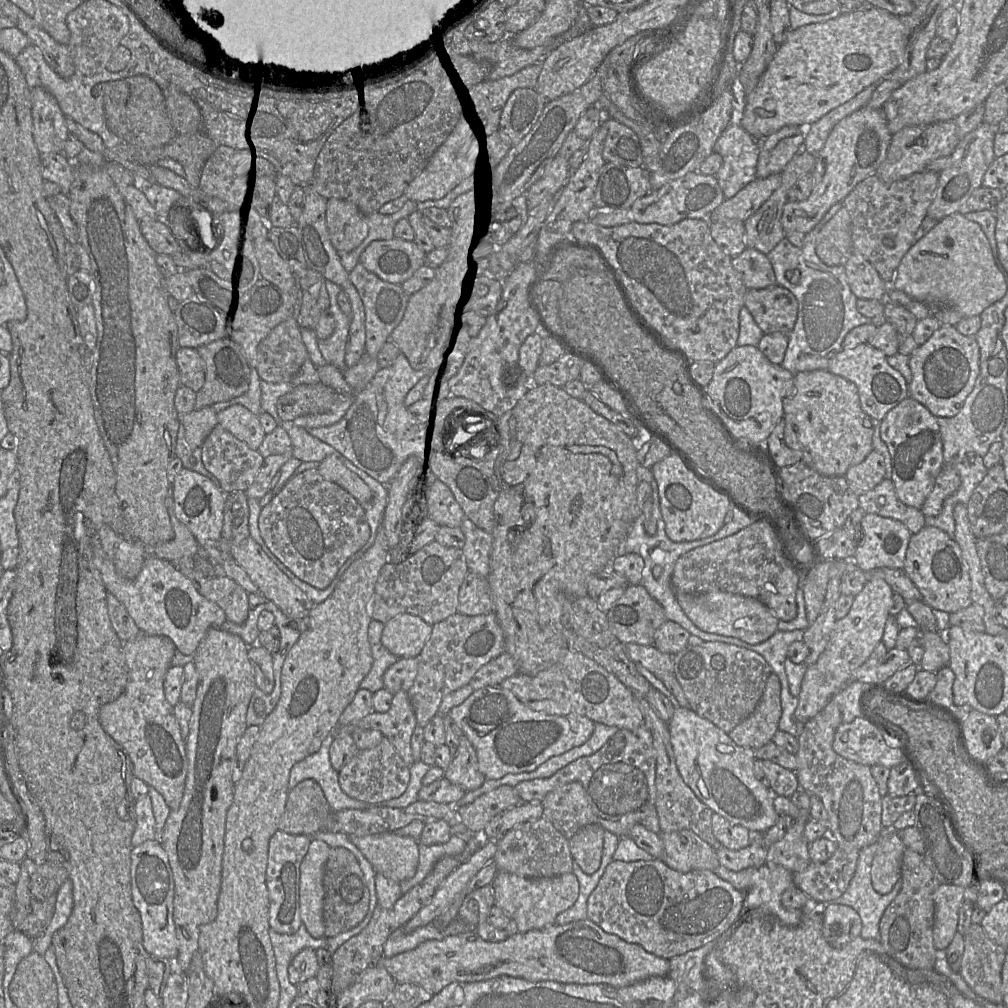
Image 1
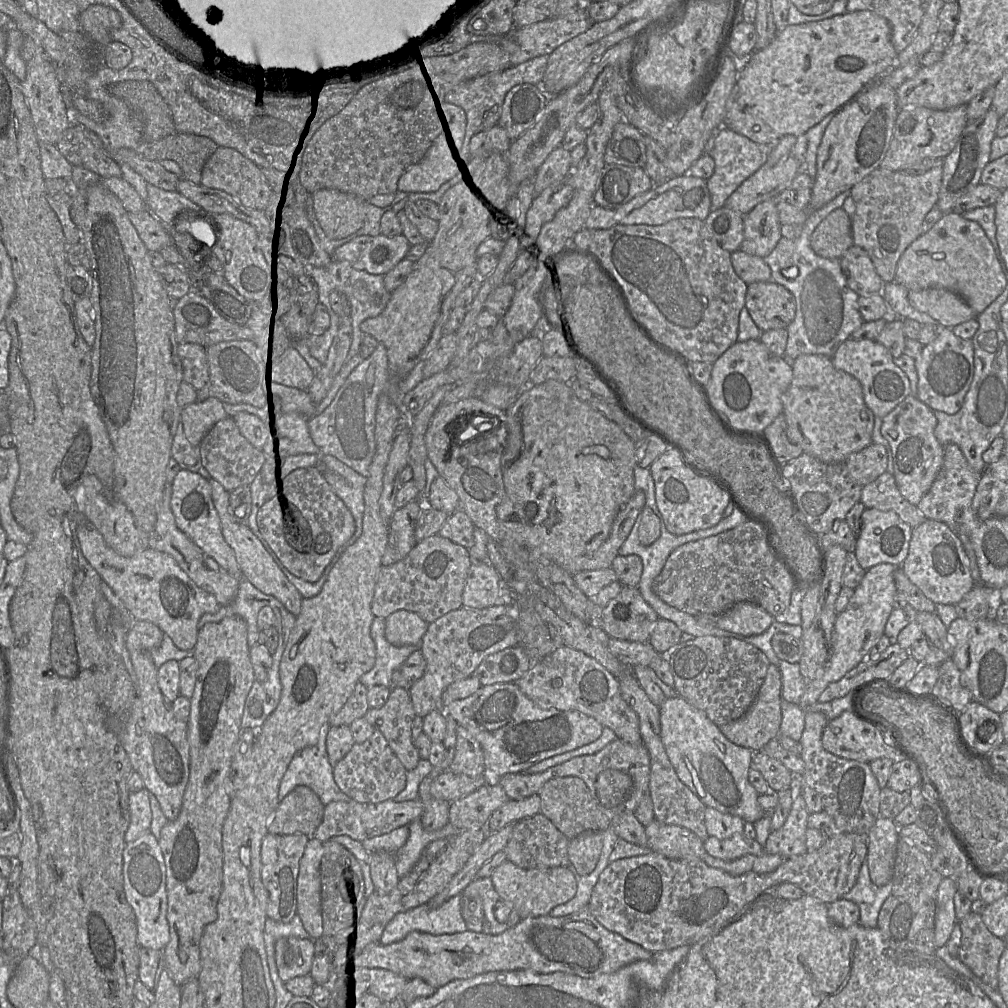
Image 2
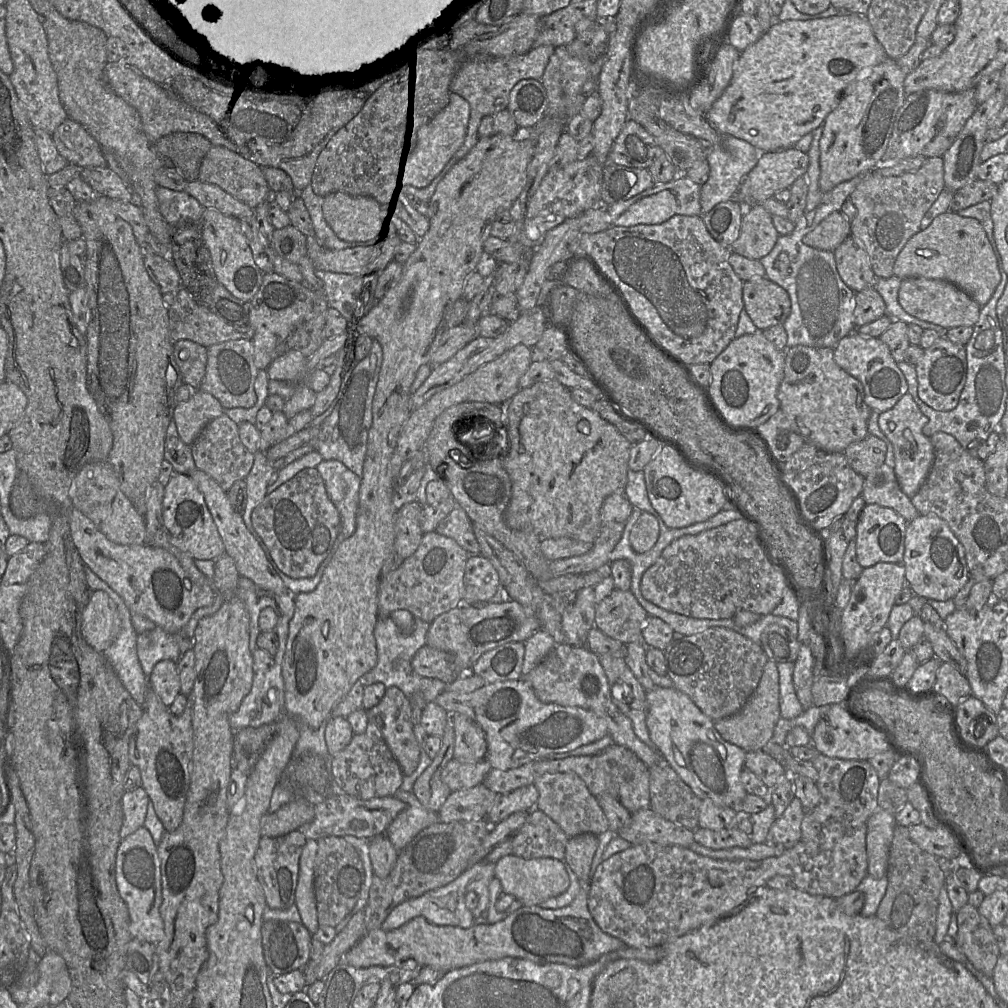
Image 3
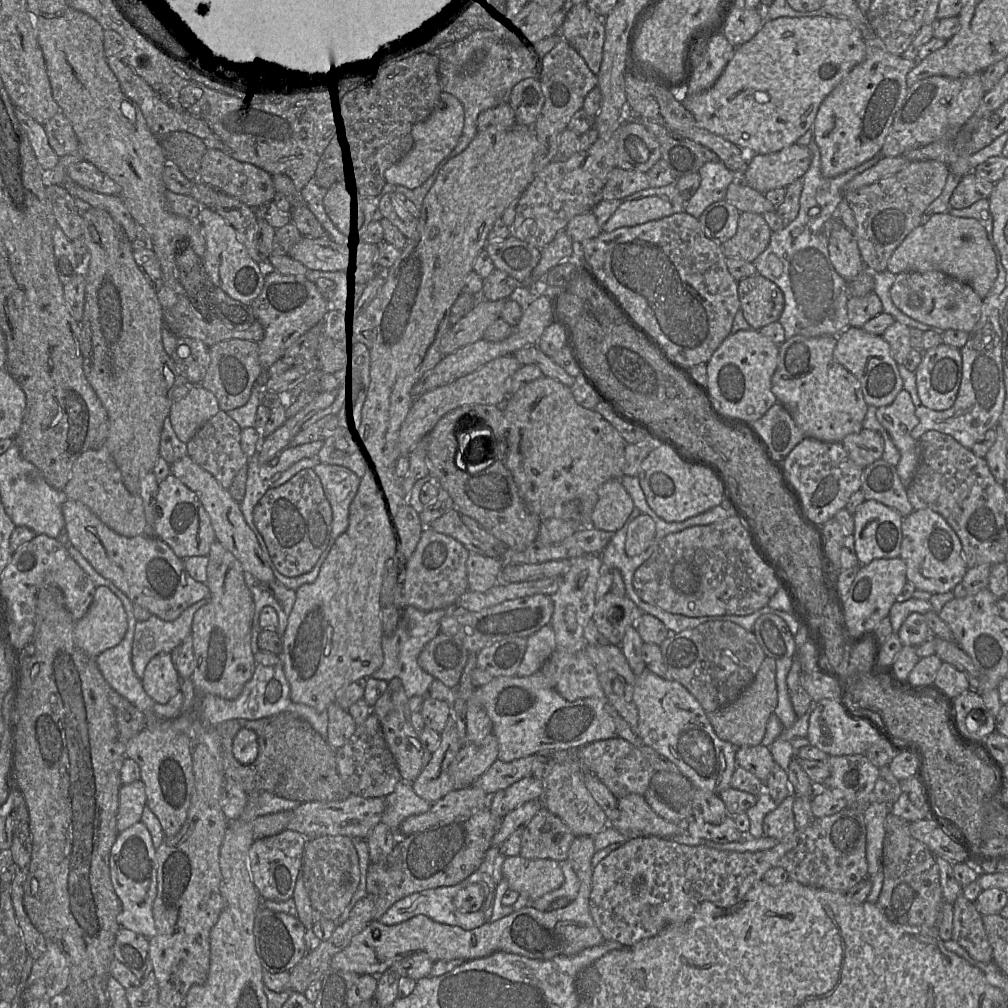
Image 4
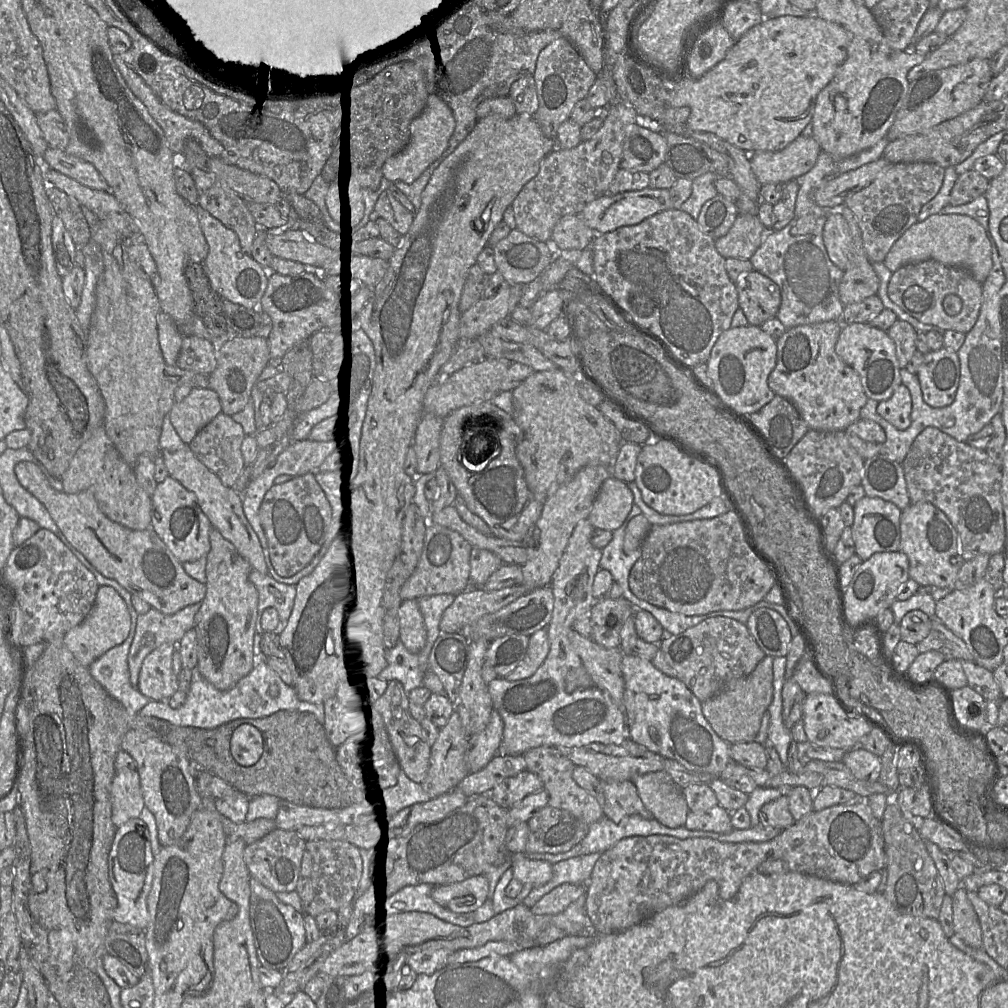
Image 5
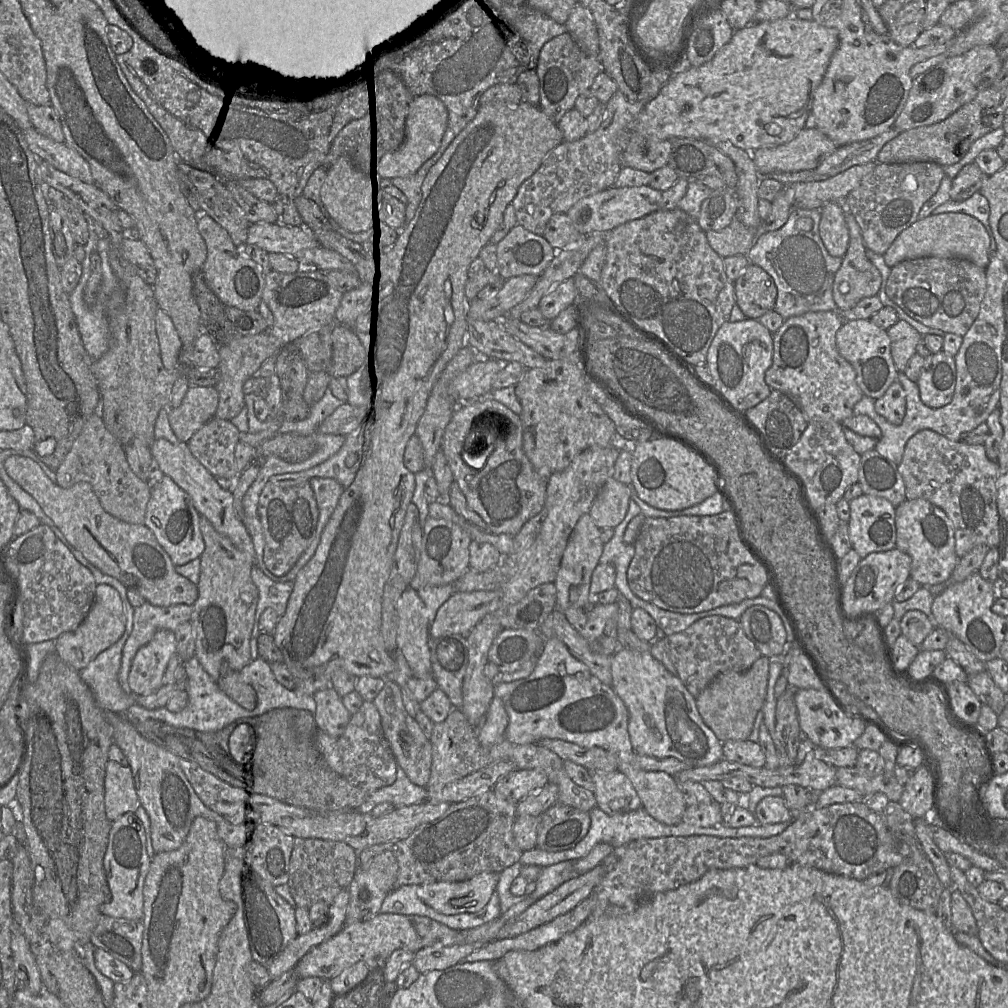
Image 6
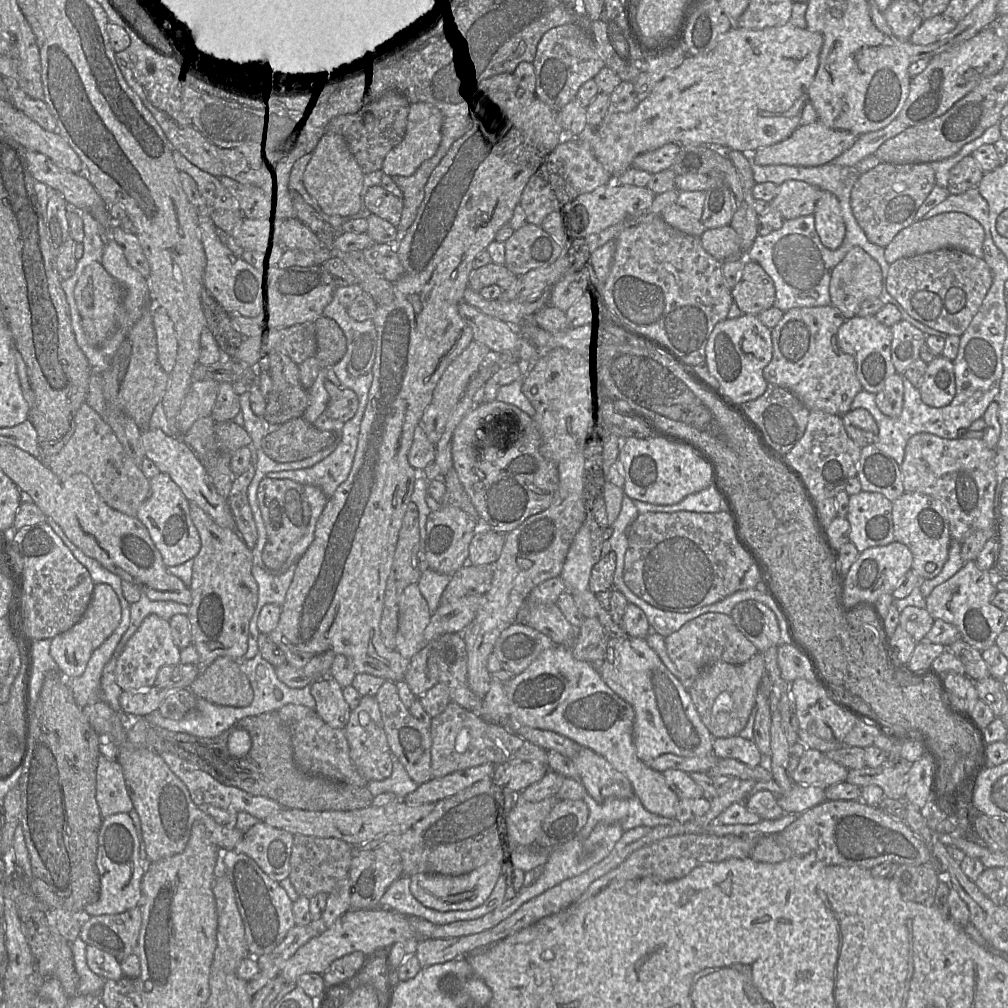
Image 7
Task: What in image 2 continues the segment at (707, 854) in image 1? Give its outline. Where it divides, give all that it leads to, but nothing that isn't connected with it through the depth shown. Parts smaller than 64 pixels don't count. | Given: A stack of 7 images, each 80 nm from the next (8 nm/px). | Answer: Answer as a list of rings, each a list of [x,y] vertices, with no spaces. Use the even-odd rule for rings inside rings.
[[[656,819],[645,827],[646,848],[669,859],[701,859],[708,854],[704,842],[687,828],[660,823]]]

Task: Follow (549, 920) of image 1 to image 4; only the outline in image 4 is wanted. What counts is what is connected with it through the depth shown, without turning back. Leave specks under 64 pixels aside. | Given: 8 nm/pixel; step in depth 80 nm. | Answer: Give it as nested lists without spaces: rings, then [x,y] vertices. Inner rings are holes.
[[[520,855],[506,857],[502,873],[510,890],[527,895],[531,901],[558,889],[565,879],[558,861],[526,859]]]

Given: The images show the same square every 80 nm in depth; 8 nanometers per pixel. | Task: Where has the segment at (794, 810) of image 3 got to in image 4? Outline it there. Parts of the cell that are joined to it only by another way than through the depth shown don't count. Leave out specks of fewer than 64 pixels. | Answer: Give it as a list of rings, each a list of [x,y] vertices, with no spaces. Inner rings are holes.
[[[791,793],[775,810],[765,816],[763,820],[765,836],[772,837],[779,842],[786,839],[797,830],[793,813],[795,797],[796,796]]]

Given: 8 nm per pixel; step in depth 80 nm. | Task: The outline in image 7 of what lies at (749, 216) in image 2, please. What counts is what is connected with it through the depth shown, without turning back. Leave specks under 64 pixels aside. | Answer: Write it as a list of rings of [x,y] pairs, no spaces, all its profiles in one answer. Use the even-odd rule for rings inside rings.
[[[730,225],[706,229],[700,240],[703,248],[719,261],[741,257],[739,236]]]

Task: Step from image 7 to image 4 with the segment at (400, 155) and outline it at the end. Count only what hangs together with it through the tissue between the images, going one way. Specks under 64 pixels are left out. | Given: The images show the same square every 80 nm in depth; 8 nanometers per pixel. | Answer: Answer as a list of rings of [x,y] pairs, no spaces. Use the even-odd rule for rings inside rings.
[[[442,92],[440,106],[426,120],[412,129],[414,145],[411,151],[398,163],[385,171],[387,183],[415,189],[421,186],[435,171],[437,166],[455,149],[462,135],[465,113],[462,103],[453,95]]]

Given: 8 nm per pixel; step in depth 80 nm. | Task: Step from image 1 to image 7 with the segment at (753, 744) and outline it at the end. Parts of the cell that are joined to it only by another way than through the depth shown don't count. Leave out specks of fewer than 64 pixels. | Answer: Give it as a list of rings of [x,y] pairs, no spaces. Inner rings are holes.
[[[757,653],[740,665],[718,661],[701,671],[687,690],[702,722],[714,738],[728,738],[741,734],[755,707],[756,695],[764,674],[763,653]]]

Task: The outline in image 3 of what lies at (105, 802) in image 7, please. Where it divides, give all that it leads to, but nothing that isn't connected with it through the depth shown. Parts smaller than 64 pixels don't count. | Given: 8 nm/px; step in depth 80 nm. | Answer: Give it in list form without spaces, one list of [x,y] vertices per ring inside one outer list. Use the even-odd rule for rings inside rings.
[[[141,786],[124,792],[122,796],[123,823],[120,829],[121,839],[144,826],[149,800],[147,792]]]

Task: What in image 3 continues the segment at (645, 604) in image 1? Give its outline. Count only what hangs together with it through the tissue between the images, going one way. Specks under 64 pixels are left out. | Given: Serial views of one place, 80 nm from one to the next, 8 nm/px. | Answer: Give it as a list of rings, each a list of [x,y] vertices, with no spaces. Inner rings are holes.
[[[614,589],[596,606],[594,626],[612,639],[628,644],[641,641],[641,632],[649,618],[633,593]]]

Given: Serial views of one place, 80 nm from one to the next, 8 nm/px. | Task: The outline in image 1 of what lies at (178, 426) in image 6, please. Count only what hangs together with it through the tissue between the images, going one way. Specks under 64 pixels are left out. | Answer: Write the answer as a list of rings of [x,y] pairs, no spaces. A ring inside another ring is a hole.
[[[211,406],[193,410],[181,415],[181,424],[184,427],[185,438],[189,446],[192,449],[198,448],[218,424],[217,412]]]

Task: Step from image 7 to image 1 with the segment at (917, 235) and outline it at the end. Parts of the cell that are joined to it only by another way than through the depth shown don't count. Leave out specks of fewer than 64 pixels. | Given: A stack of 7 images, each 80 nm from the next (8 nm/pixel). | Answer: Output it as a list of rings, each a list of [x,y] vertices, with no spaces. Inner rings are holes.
[[[960,213],[938,223],[907,251],[891,282],[894,289],[929,307],[951,307],[963,318],[979,316],[1006,293],[988,238],[980,225]]]

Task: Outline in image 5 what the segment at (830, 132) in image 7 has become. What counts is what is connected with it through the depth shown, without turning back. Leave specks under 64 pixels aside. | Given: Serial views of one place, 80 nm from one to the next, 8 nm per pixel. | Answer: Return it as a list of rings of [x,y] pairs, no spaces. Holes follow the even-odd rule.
[[[800,134],[779,151],[755,152],[751,158],[751,168],[760,185],[783,185],[810,171],[821,151],[812,136]]]

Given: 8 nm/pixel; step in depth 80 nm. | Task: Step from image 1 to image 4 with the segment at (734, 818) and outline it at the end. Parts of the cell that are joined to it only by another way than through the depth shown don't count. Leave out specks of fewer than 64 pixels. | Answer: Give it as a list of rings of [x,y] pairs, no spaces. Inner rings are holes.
[[[646,668],[636,677],[633,701],[638,711],[635,733],[646,745],[673,762],[694,788],[719,795],[720,792],[732,787],[731,779],[737,767],[737,748],[716,735],[708,719],[708,714],[684,686],[676,681],[663,679]]]

